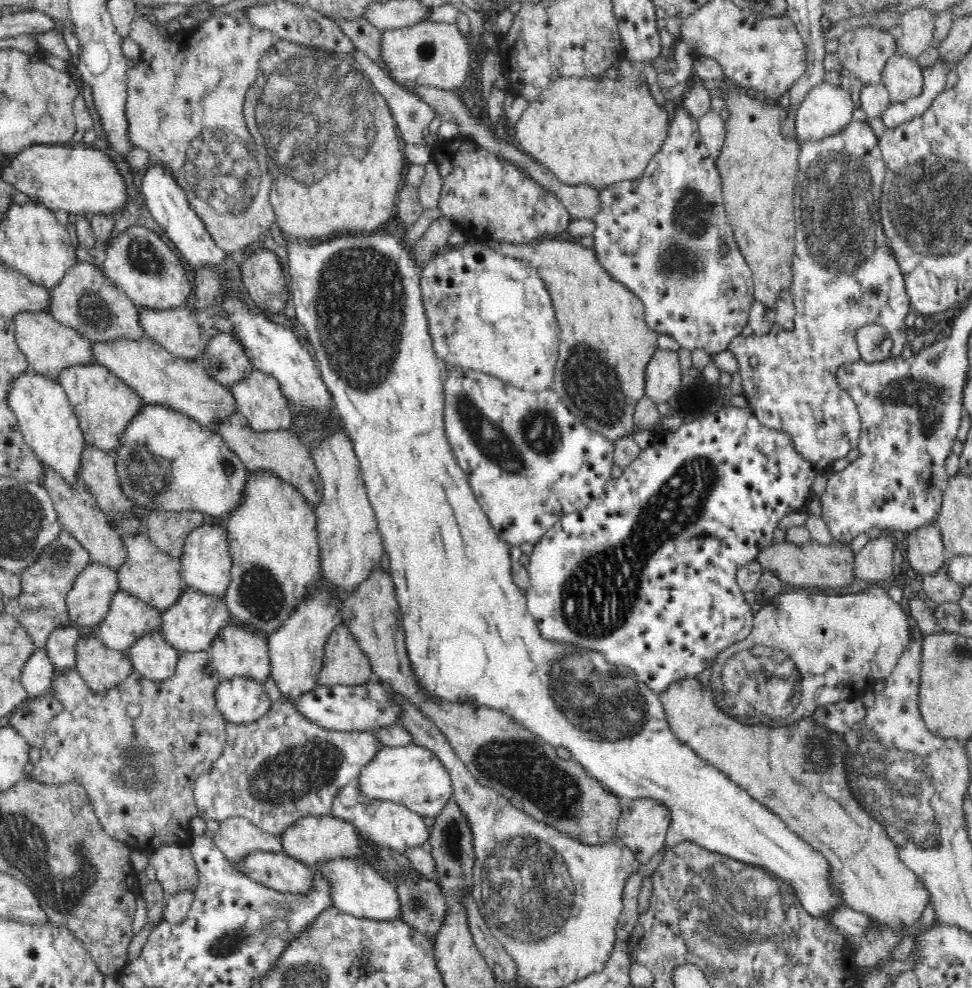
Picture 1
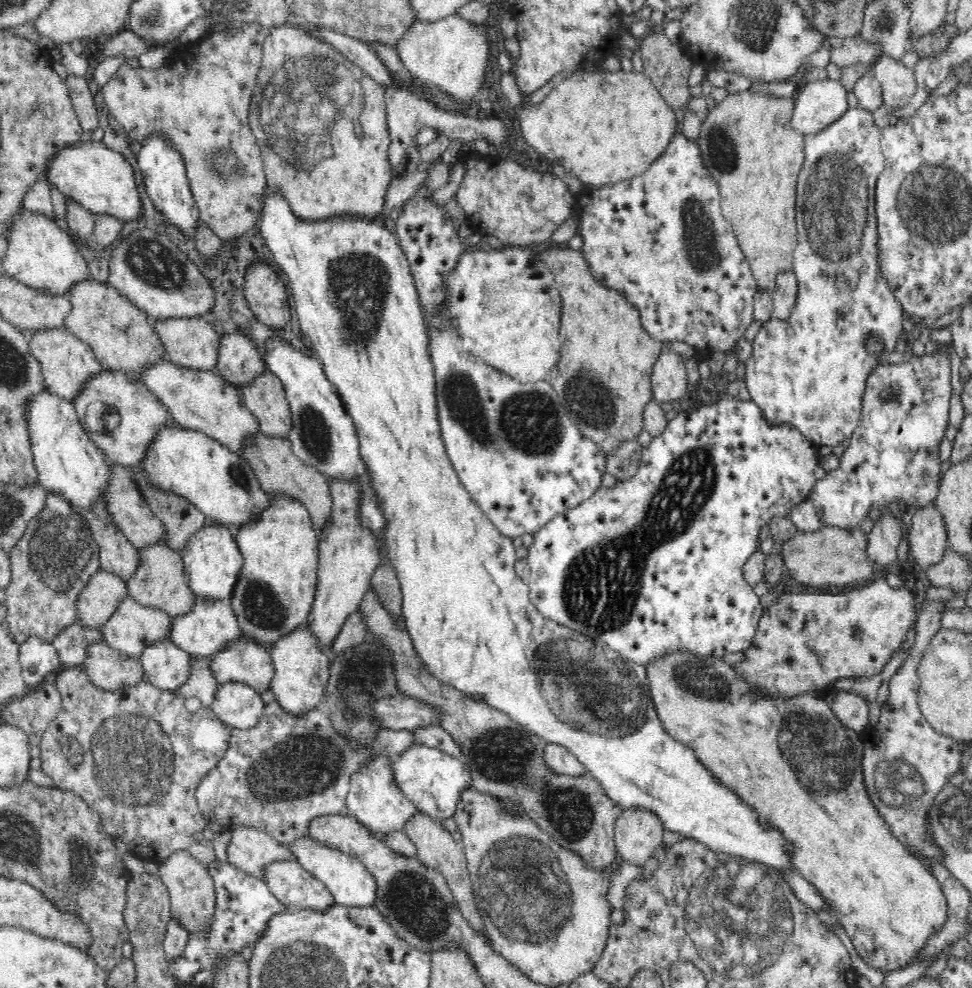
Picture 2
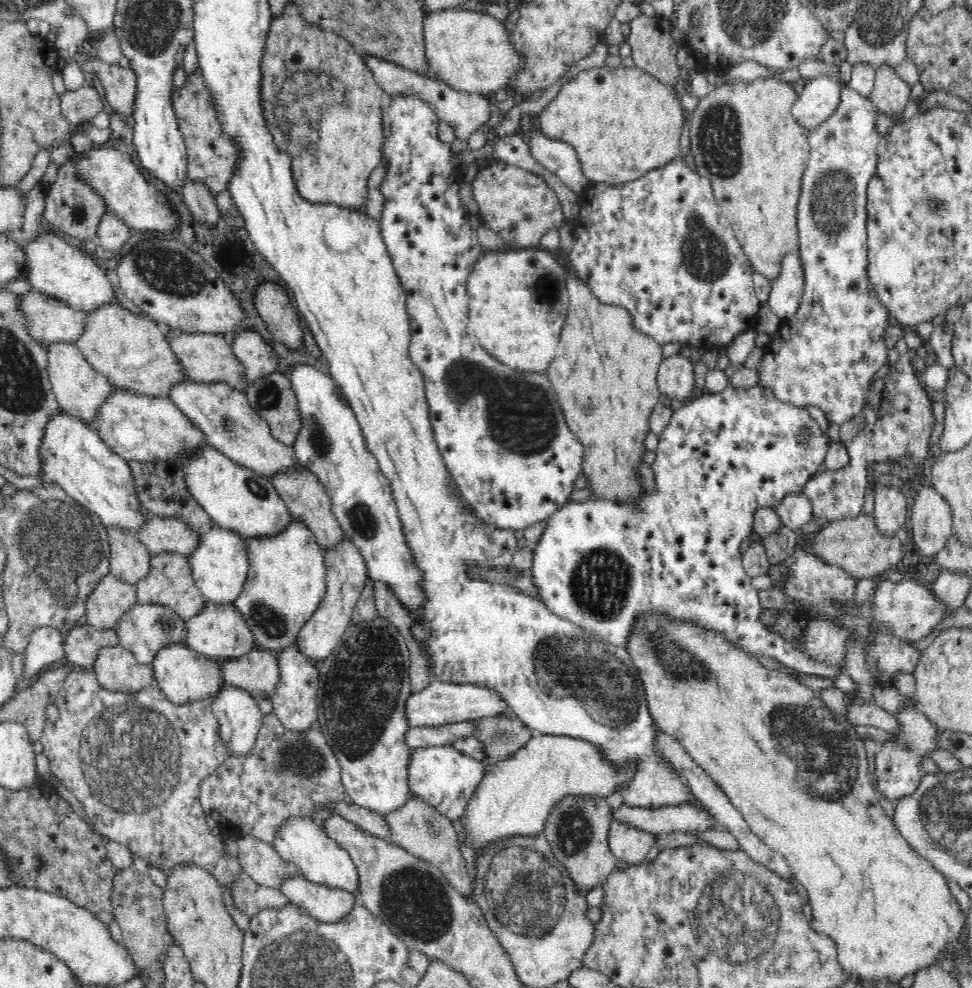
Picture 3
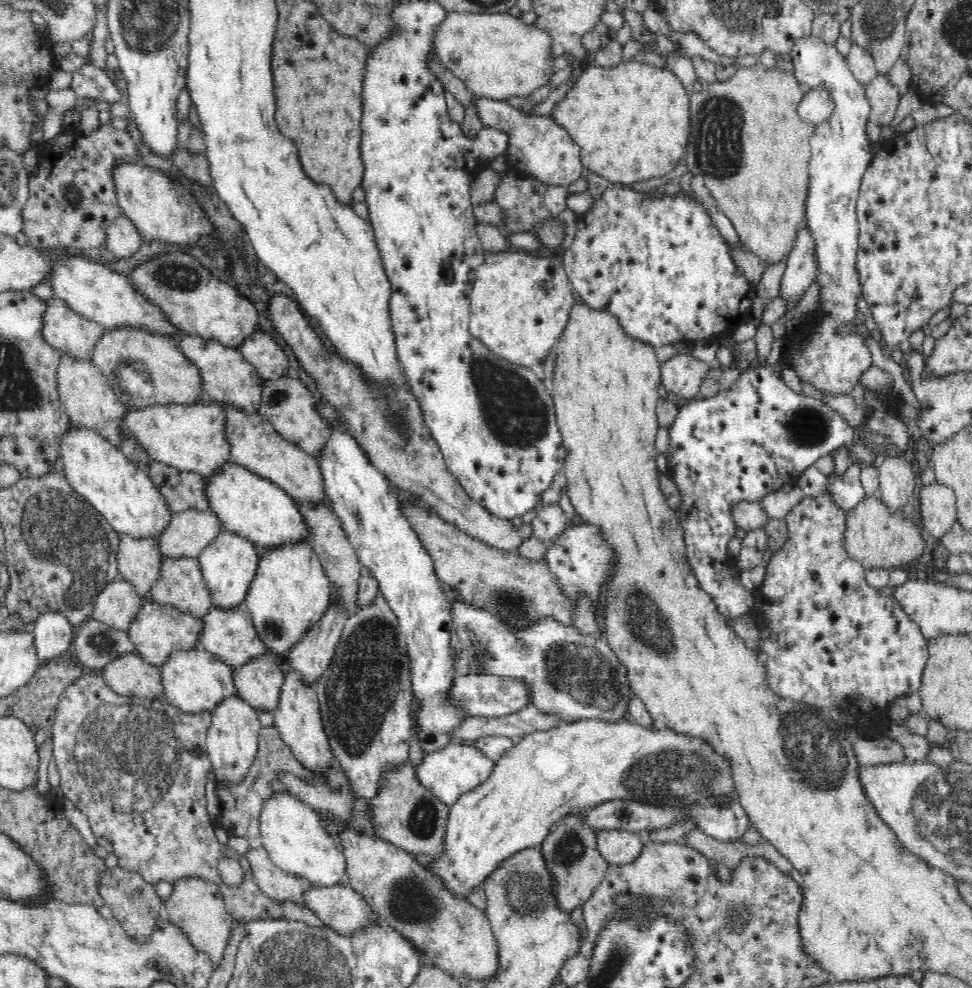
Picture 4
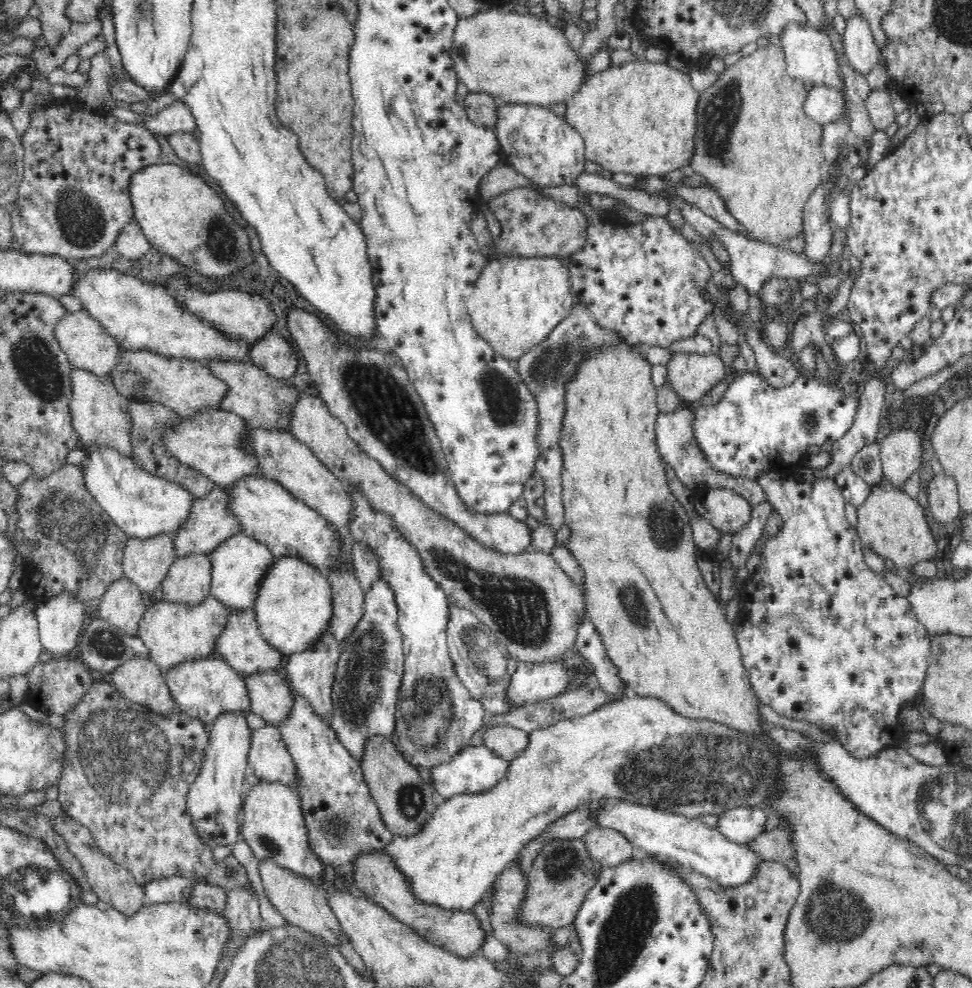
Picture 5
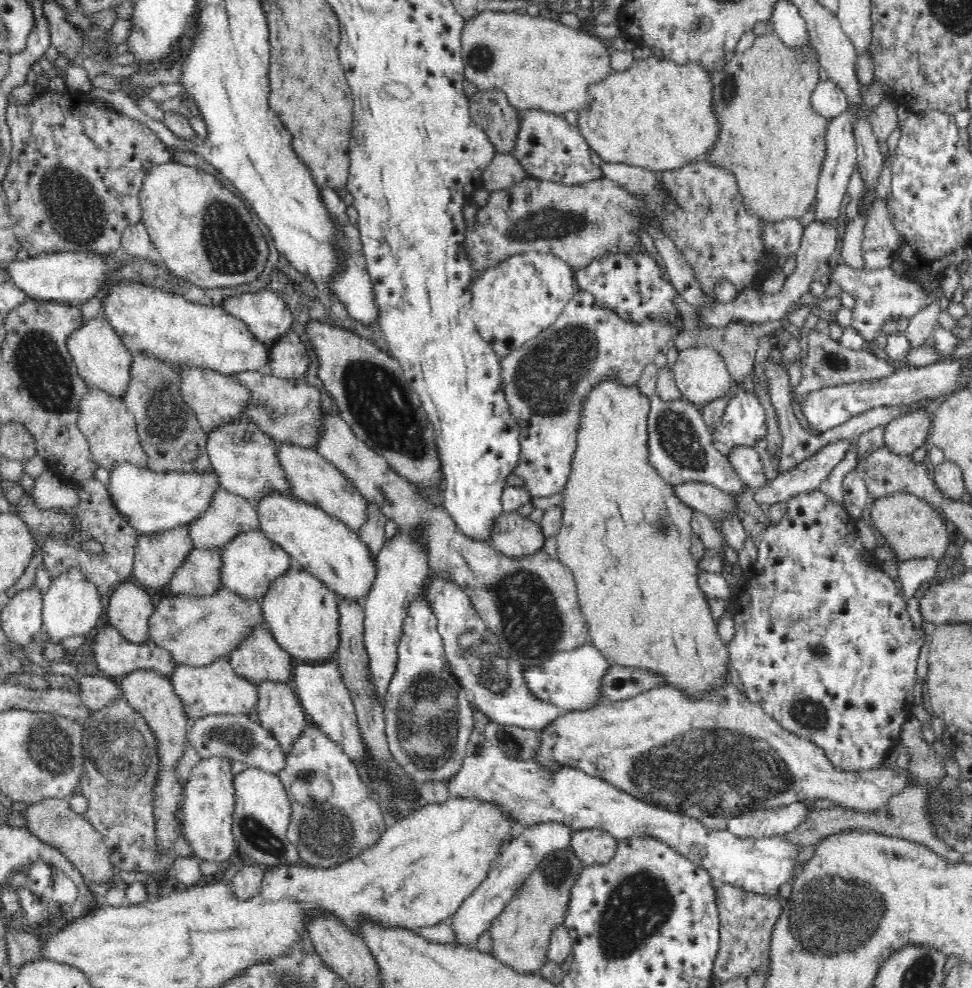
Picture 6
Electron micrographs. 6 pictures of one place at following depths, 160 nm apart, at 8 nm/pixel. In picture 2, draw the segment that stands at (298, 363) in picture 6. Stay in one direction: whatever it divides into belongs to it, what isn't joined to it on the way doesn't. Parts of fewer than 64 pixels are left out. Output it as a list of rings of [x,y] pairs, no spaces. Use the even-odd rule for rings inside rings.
[[[228,334],[221,338],[216,373],[228,383],[250,384],[266,371],[266,361],[255,340],[245,334]]]

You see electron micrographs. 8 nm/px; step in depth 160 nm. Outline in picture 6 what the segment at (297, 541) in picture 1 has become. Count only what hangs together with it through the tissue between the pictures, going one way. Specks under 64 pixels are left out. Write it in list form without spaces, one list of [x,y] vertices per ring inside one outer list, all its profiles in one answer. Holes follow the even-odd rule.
[[[294,566],[271,584],[271,590],[261,600],[265,625],[276,642],[293,656],[295,664],[322,666],[332,662],[340,646],[339,598],[325,583],[307,571]]]

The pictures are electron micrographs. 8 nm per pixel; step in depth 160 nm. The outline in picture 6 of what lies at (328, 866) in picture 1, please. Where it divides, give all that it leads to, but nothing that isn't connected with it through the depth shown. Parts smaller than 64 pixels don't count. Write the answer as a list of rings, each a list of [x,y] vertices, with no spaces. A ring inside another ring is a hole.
[[[247,766],[242,772],[233,774],[234,813],[232,813],[232,833],[248,856],[252,856],[265,868],[284,864],[302,864],[300,855],[286,837],[290,824],[291,803],[283,782],[277,774]]]

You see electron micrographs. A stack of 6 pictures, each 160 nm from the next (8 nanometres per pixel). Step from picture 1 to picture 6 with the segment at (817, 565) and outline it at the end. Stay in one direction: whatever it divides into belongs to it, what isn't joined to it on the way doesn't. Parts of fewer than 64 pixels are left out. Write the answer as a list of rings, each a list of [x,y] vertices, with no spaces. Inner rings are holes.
[[[896,493],[870,501],[870,520],[886,541],[894,547],[898,560],[932,557],[942,558],[950,546],[950,531],[944,518],[925,500],[908,493]]]

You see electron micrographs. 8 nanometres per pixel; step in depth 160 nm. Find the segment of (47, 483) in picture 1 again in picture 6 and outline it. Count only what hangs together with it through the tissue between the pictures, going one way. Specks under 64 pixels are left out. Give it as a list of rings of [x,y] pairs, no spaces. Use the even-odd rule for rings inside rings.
[[[188,524],[180,525],[164,532],[141,534],[138,542],[136,542],[132,573],[143,587],[156,592],[164,584],[168,584],[172,580],[176,570],[184,564],[184,560],[193,549],[193,545],[194,541],[192,541]]]

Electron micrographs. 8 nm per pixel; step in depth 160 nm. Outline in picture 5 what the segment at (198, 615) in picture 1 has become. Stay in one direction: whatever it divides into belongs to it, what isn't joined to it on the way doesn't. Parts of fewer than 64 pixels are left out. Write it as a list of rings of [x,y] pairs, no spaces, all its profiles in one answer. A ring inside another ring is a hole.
[[[254,608],[235,610],[228,618],[223,634],[220,634],[216,640],[215,652],[219,658],[234,667],[243,677],[266,672],[266,670],[278,670],[283,668],[285,663],[285,655],[270,645],[260,634]]]

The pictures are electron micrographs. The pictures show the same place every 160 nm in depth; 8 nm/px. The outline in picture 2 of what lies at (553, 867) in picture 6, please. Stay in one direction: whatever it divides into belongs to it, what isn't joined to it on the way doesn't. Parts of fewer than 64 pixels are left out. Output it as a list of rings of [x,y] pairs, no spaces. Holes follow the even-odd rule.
[[[369,589],[367,596],[360,604],[366,623],[368,623],[369,634],[378,635],[380,641],[388,645],[388,649],[394,653],[396,660],[396,676],[398,676],[398,687],[405,695],[422,699],[426,703],[432,703],[442,709],[442,720],[438,722],[440,727],[448,730],[454,739],[462,747],[462,761],[468,763],[472,773],[472,788],[486,795],[498,796],[498,798],[515,798],[521,802],[521,806],[527,810],[528,817],[538,827],[546,832],[554,841],[558,842],[564,850],[578,855],[582,863],[590,871],[606,871],[617,862],[617,850],[614,842],[614,826],[623,809],[615,805],[605,794],[602,785],[591,775],[574,778],[573,776],[557,776],[549,772],[543,766],[543,741],[541,738],[530,732],[523,724],[510,718],[508,714],[482,702],[476,702],[466,696],[460,690],[445,685],[443,681],[432,676],[414,648],[408,632],[404,632],[404,624],[396,622],[380,605],[376,597]]]

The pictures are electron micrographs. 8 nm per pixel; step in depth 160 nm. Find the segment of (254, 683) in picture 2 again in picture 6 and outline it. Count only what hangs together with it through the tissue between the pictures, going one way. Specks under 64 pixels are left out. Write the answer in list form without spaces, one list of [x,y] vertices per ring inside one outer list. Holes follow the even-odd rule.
[[[268,681],[258,685],[256,712],[259,724],[272,733],[286,756],[296,747],[296,740],[310,723],[293,686],[283,682]]]

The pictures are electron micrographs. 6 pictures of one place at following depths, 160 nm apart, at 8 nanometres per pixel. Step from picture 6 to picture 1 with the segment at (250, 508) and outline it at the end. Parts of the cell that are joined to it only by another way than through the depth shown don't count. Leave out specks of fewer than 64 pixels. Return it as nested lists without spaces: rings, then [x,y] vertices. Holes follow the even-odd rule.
[[[86,445],[80,463],[79,476],[93,494],[98,506],[115,520],[115,524],[119,526],[118,530],[122,537],[128,537],[136,532],[144,533],[144,526],[140,526],[140,521],[131,516],[131,509],[136,506],[122,493],[122,489],[118,485],[118,473],[116,473],[115,458],[112,453],[106,453],[96,449],[96,447]]]

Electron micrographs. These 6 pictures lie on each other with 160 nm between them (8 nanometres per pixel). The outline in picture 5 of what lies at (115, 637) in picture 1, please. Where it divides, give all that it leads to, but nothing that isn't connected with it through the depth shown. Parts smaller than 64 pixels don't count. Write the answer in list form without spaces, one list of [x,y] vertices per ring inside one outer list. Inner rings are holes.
[[[209,597],[201,603],[185,603],[184,601],[159,601],[147,607],[138,635],[148,650],[150,658],[164,672],[182,662],[192,662],[208,658],[216,654],[216,640],[223,634],[228,624],[228,618],[235,609],[222,603],[220,599]]]

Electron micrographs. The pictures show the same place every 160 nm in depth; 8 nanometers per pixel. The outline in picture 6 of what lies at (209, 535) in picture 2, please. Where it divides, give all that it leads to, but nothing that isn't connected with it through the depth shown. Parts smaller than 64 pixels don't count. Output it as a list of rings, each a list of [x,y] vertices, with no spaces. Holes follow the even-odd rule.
[[[262,529],[248,531],[233,538],[222,548],[222,561],[222,587],[240,594],[243,598],[256,600],[263,600],[271,590],[272,582],[295,566],[288,551],[268,539]]]

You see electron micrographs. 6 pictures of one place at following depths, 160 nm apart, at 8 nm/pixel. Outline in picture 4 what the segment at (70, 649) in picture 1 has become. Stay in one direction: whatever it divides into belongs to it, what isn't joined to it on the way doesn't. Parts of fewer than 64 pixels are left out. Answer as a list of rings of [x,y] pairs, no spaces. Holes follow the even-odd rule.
[[[88,618],[75,630],[70,657],[83,667],[100,672],[120,654],[135,652],[135,649],[127,631]]]

